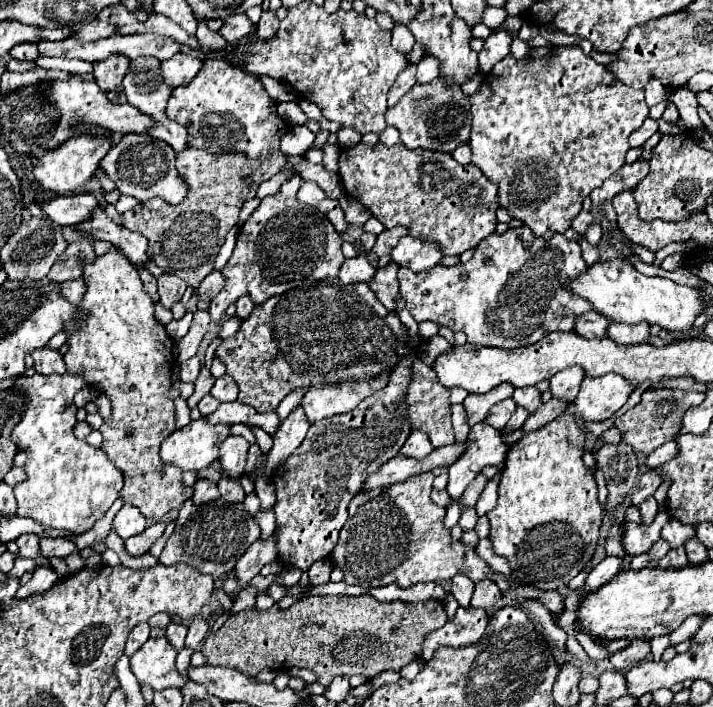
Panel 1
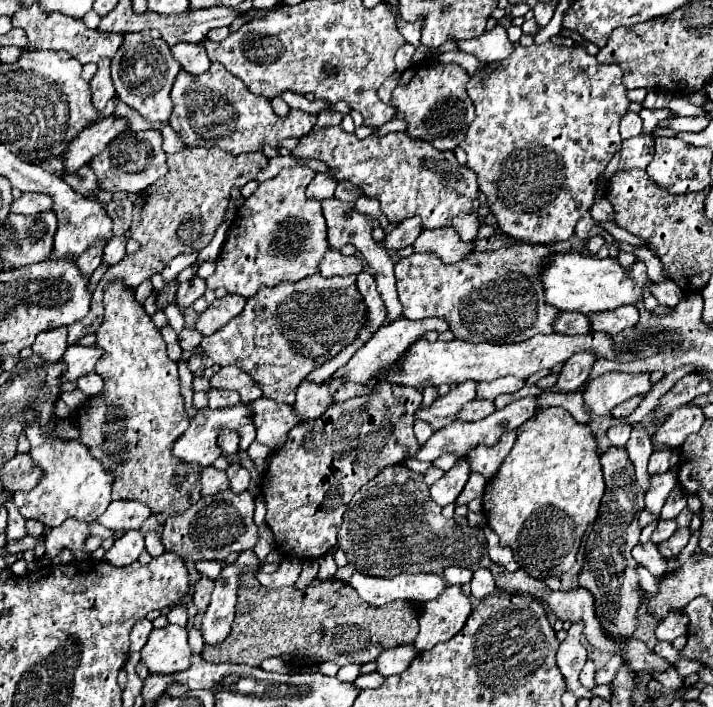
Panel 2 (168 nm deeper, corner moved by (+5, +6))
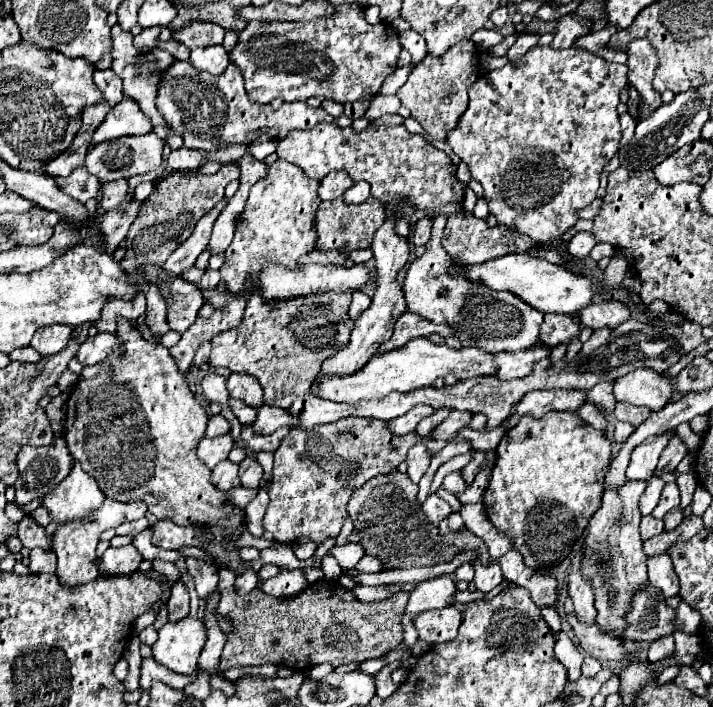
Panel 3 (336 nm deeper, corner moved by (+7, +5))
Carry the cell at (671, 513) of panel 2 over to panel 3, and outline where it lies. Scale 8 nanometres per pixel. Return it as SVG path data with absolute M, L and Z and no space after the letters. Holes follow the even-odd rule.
M672 482L672 484L666 484L664 490L662 490L662 496L660 496L660 502L658 506L654 508L652 516L654 518L662 518L668 510L680 506L680 492L678 492L678 486Z

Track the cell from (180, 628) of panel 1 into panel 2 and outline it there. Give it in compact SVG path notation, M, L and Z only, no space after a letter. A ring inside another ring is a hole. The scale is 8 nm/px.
M180 603L180 605L174 605L166 617L168 617L168 621L170 621L170 623L176 623L176 625L184 627L184 625L186 625L186 619L188 619L184 603Z

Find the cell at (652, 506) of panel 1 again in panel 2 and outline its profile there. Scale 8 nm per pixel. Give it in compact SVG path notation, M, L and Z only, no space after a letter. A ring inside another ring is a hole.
M634 425L632 427L632 435L630 435L628 443L626 443L626 451L630 455L630 461L632 461L634 469L636 469L636 481L638 481L638 485L644 491L648 491L648 487L650 487L650 475L646 471L646 465L648 465L648 457L654 451L654 445L650 441L648 431L642 425Z

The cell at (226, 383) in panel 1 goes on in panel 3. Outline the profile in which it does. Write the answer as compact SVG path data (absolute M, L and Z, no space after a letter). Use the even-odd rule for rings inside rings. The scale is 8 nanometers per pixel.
M232 374L228 378L228 382L226 382L226 390L228 390L230 398L242 400L244 404L248 404L252 408L260 408L264 404L260 382L254 376L248 376L248 374Z

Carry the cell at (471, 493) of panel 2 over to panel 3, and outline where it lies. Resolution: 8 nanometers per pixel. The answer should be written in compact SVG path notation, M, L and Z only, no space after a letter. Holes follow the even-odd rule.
M450 472L446 478L444 478L444 488L452 494L456 492L464 492L466 490L466 482L462 478L462 472Z

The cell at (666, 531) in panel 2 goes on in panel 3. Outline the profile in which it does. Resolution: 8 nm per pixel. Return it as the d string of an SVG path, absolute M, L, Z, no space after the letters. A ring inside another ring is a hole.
M674 508L664 516L664 526L666 526L666 530L674 530L682 520L684 520L682 508Z

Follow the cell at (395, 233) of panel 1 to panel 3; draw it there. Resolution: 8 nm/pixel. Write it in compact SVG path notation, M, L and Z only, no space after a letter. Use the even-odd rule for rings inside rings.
M426 216L426 218L420 218L414 226L414 232L412 232L412 244L414 246L420 246L420 244L426 244L428 238L430 238L430 232L432 232L432 220Z

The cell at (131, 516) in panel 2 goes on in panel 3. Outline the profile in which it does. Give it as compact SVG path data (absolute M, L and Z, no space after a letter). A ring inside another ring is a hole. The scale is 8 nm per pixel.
M106 498L100 508L96 508L94 512L90 512L88 518L84 520L76 520L60 526L56 530L56 556L58 556L58 570L56 576L60 580L60 584L64 584L66 588L76 588L80 584L86 584L90 580L98 578L98 558L96 558L96 544L100 540L100 534L108 528L116 528L122 522L130 522L130 520L138 520L146 514L146 504L144 502L118 502L112 498Z

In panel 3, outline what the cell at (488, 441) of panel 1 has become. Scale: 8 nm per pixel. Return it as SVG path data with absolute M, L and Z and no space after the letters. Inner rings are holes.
M436 494L428 496L428 500L422 504L422 510L424 510L428 522L432 522L434 526L438 526L444 518L448 518L452 514L452 508L442 498L438 498Z

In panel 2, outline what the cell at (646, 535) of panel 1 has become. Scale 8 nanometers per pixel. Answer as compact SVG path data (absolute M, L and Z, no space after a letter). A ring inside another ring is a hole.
M648 541L648 545L636 545L632 549L632 557L644 565L654 577L662 577L668 571L668 561L662 559L662 555L658 553L656 543Z

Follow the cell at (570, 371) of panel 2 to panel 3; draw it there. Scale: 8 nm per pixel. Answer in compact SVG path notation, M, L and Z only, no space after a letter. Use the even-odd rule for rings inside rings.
M600 328L600 330L594 330L594 334L590 336L590 340L582 344L580 354L582 354L582 356L588 356L588 352L594 352L596 348L600 348L600 346L602 346L602 344L608 340L610 332L612 332L610 328Z

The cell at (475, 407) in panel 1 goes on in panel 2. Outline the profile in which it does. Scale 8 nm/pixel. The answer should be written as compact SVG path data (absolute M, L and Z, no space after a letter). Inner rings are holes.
M466 381L466 383L460 383L458 387L454 387L448 395L440 397L432 407L430 411L426 411L424 407L418 409L416 413L416 419L424 419L428 421L434 431L440 431L442 427L450 425L456 421L456 415L458 411L468 403L468 401L474 401L476 399L476 391L478 391L478 381Z

